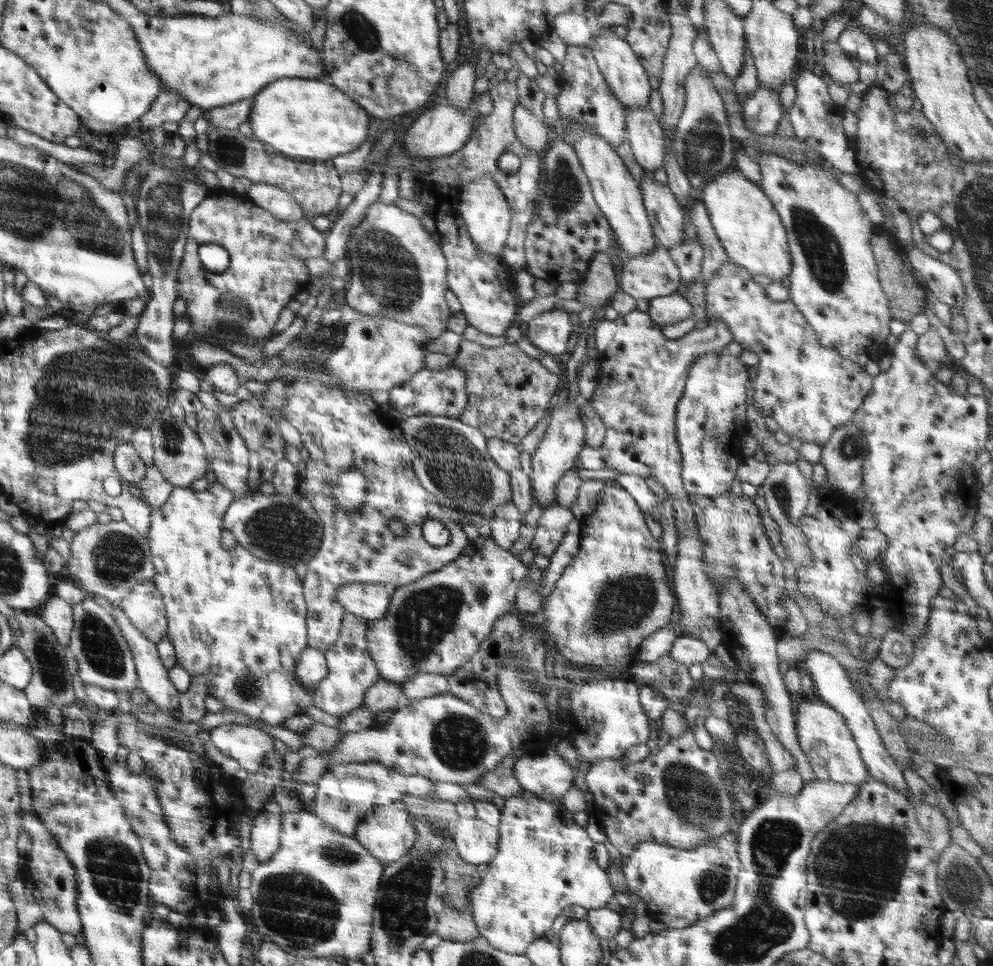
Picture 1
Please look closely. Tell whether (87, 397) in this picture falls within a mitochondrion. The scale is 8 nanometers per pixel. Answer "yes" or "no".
yes

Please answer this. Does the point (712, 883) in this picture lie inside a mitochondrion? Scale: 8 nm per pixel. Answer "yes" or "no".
yes

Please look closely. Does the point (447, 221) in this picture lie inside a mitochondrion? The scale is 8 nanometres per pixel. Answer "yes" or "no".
no

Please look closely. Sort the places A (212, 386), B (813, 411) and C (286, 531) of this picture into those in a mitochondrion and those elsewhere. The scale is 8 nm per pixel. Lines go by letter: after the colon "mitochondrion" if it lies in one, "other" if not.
A: other
B: other
C: mitochondrion

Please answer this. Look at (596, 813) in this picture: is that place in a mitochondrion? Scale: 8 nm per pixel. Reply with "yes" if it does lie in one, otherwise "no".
no

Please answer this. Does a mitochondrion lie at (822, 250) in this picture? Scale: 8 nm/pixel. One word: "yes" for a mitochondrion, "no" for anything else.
yes

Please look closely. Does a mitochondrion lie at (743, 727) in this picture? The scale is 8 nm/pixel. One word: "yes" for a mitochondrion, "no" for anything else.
no

